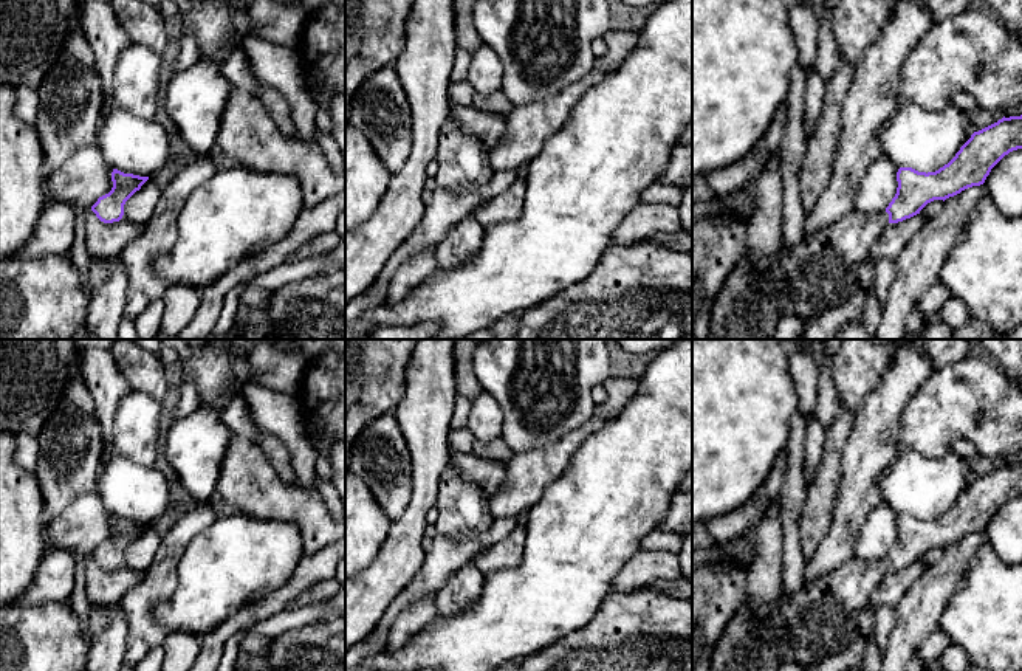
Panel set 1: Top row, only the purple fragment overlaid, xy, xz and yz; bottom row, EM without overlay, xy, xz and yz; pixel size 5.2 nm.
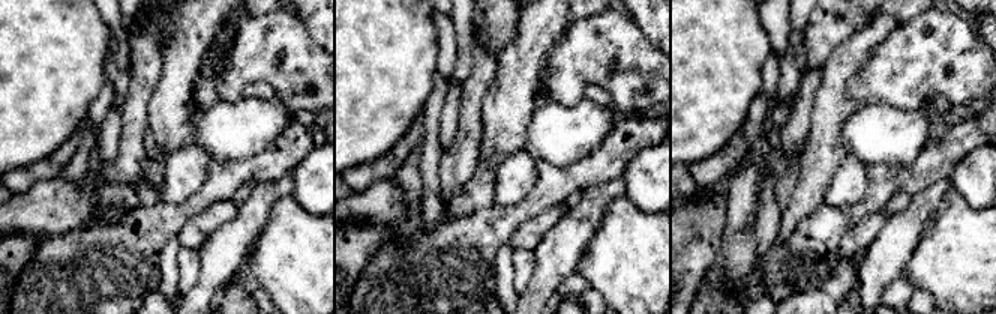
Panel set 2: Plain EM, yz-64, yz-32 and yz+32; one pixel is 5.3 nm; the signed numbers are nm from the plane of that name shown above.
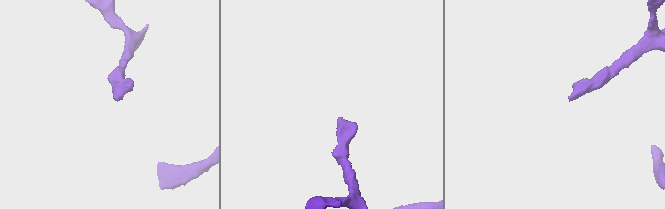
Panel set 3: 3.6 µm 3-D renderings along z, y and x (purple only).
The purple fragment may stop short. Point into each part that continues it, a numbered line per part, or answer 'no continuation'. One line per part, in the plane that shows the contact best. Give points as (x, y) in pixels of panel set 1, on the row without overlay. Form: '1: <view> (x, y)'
1: yz (819, 619)

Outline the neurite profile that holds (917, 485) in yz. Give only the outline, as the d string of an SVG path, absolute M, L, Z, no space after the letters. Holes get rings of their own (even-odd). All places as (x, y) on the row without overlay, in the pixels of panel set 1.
M952 449L943 459L900 451L880 477L881 504L898 516L935 519L948 511L974 480L972 463Z

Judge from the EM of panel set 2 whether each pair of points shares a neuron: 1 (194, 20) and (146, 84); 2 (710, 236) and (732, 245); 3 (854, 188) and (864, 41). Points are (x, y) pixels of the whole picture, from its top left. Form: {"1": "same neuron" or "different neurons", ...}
{"1": "different neurons", "2": "different neurons", "3": "different neurons"}

